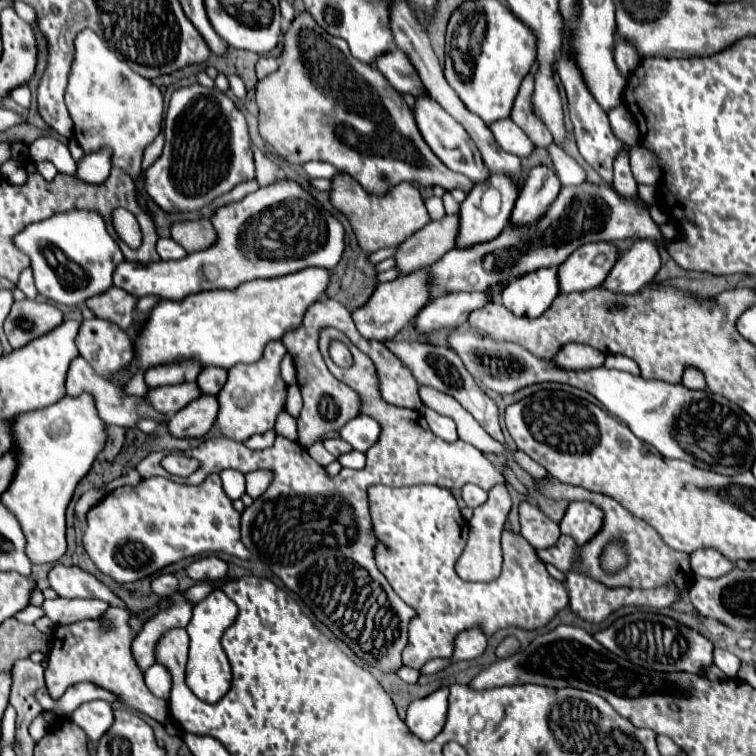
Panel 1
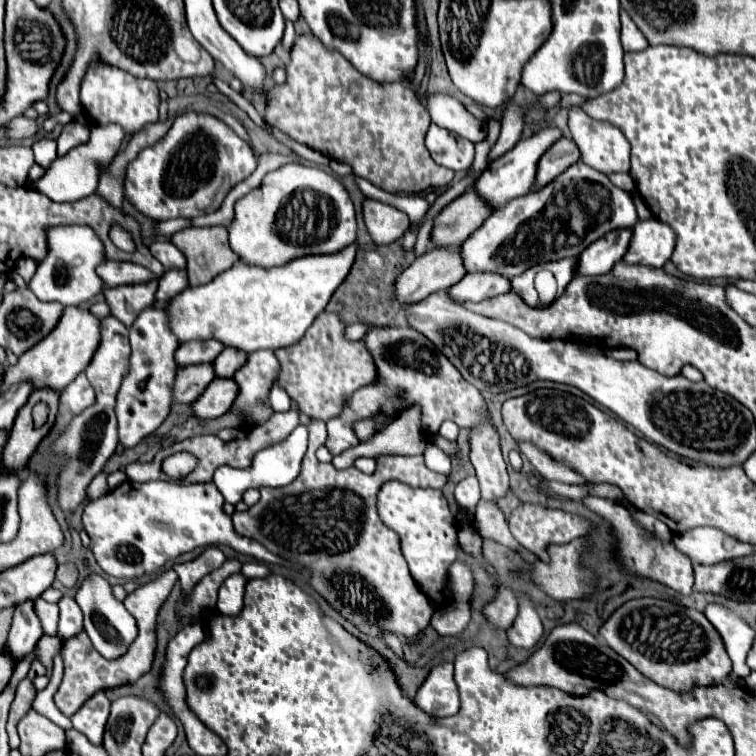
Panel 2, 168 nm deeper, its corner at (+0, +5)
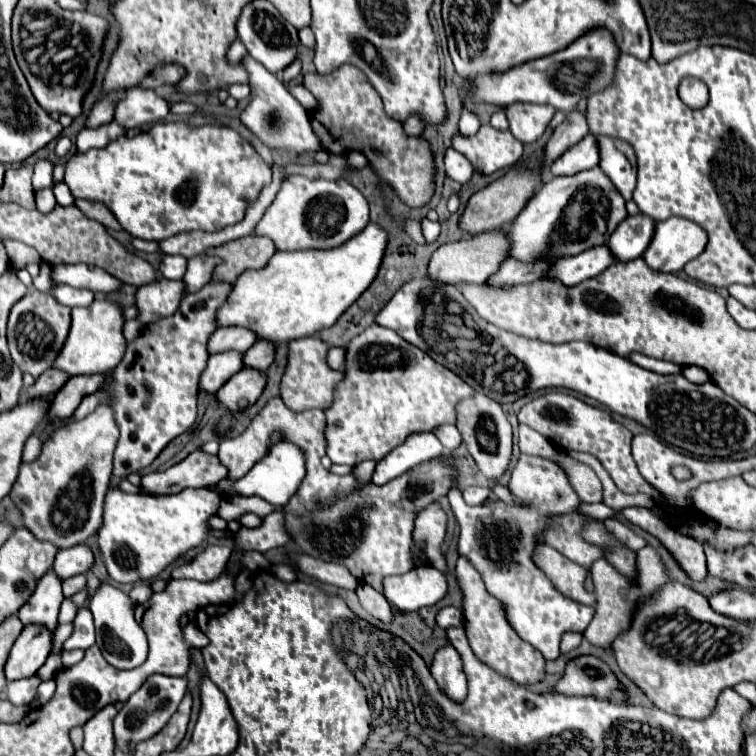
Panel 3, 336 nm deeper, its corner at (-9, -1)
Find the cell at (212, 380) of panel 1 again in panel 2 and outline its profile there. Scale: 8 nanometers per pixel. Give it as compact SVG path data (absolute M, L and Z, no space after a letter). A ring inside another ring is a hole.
M225 347L219 357L213 361L215 365L215 373L217 377L233 377L235 371L239 367L243 367L247 363L247 353L233 349L233 347Z

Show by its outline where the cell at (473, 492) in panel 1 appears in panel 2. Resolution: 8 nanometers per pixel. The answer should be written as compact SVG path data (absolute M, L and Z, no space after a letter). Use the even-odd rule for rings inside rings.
M465 477L457 483L455 487L455 499L461 507L465 507L467 511L473 511L477 501L481 499L481 493L479 493L479 483L475 477Z

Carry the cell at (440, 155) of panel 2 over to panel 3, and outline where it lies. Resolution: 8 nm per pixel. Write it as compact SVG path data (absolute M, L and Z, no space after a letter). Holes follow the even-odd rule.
M448 147L444 153L444 169L446 175L458 183L468 183L474 175L472 163L462 153L456 153L454 147Z

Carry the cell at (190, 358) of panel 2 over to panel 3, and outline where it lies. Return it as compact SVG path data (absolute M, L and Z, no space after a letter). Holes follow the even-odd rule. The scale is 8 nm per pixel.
M224 327L216 329L208 339L208 353L224 353L224 351L238 351L244 353L256 343L256 335L248 329L240 327Z

